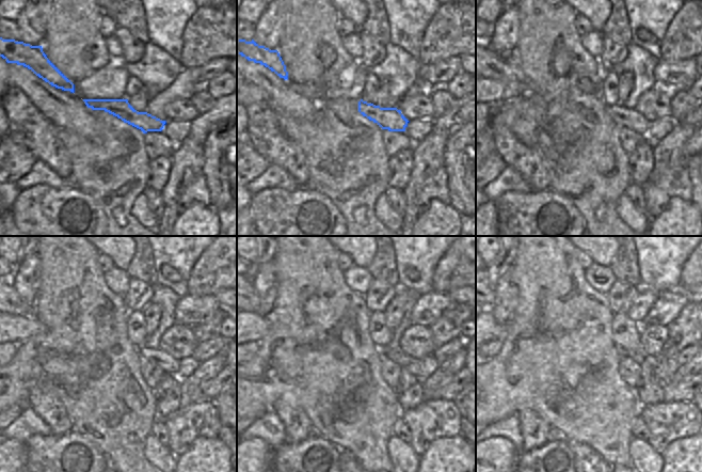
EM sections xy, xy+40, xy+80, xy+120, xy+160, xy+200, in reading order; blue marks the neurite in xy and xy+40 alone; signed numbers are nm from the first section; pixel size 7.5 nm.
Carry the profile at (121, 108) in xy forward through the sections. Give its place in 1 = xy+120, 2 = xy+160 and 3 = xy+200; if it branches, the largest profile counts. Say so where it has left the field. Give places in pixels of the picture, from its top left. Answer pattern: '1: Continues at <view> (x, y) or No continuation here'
1: Continues at xy+120 (169, 364)
2: Continues at xy+160 (413, 365)
3: Continues at xy+200 (660, 371)

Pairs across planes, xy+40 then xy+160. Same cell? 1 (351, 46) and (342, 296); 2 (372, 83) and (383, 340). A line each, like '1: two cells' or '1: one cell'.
1: two cells
2: one cell

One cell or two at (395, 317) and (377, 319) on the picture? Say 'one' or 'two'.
two

